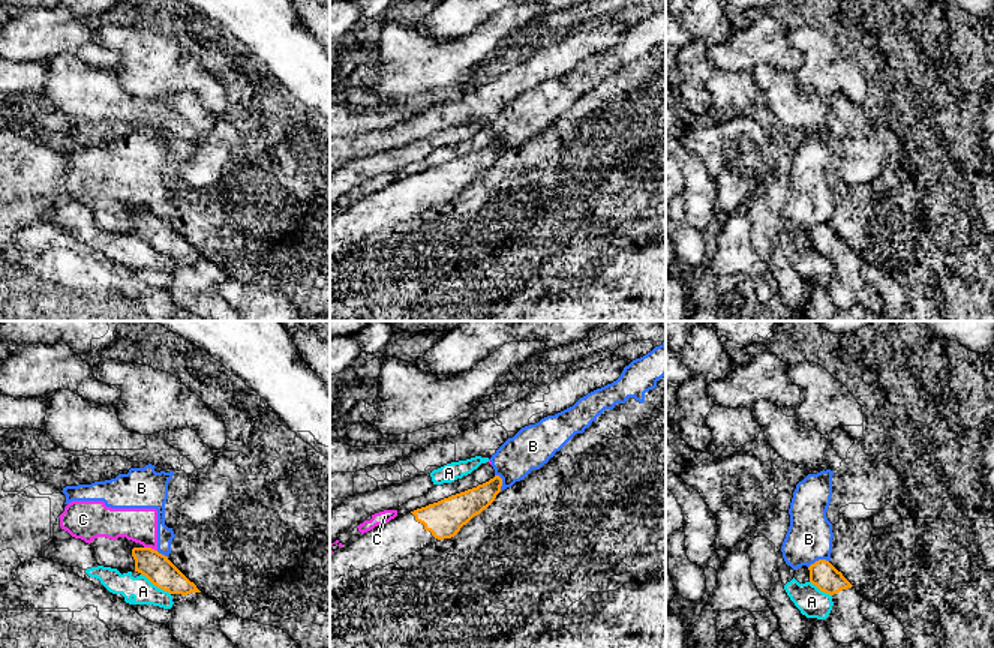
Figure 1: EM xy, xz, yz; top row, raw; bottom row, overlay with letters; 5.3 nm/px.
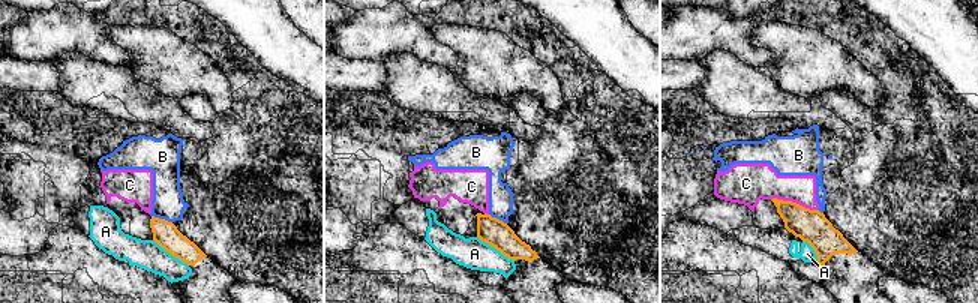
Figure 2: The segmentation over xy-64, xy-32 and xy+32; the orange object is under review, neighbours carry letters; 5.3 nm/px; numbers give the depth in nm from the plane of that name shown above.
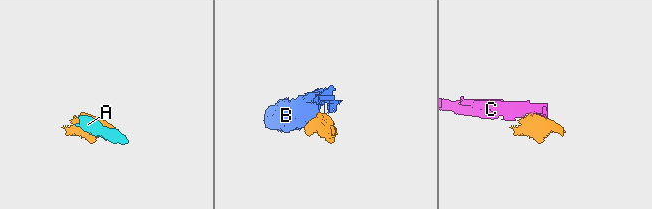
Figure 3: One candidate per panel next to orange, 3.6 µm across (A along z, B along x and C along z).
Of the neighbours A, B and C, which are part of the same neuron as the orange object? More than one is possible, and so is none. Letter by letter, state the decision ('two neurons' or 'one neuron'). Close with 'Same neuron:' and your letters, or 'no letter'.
A: two neurons
B: two neurons
C: two neurons
Same neuron: no letter

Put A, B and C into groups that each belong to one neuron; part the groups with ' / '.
A / B C

